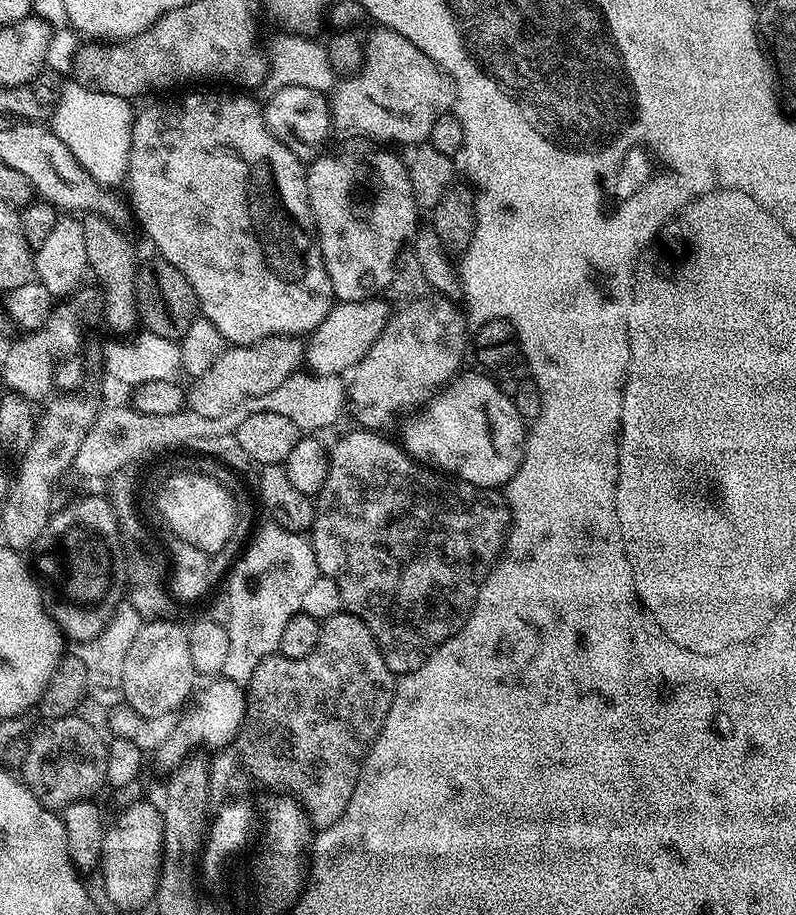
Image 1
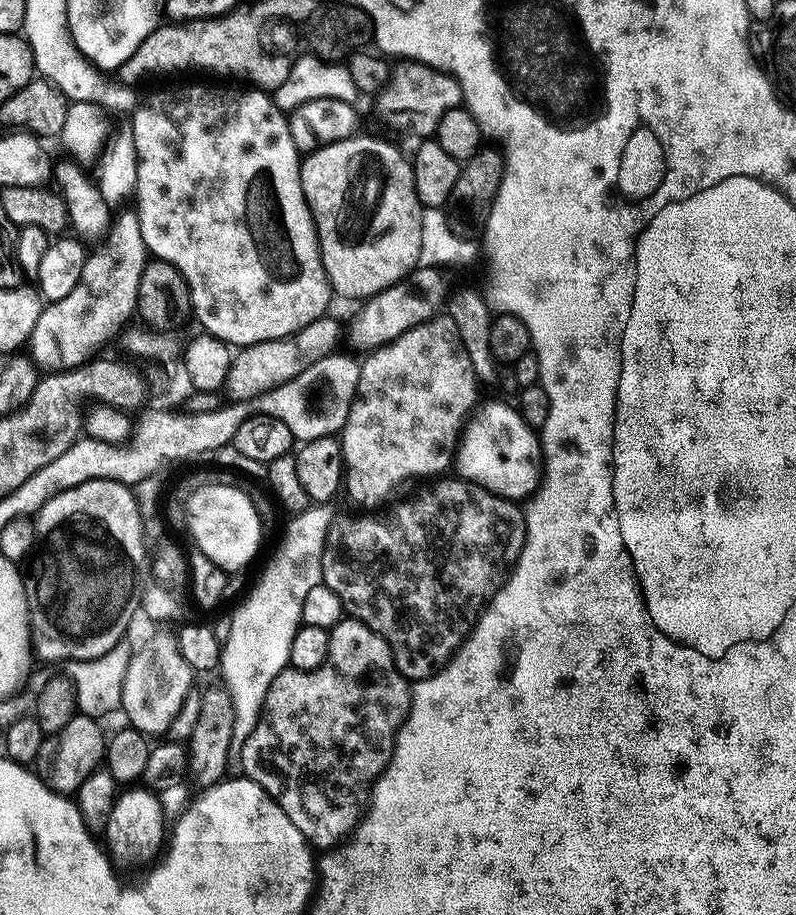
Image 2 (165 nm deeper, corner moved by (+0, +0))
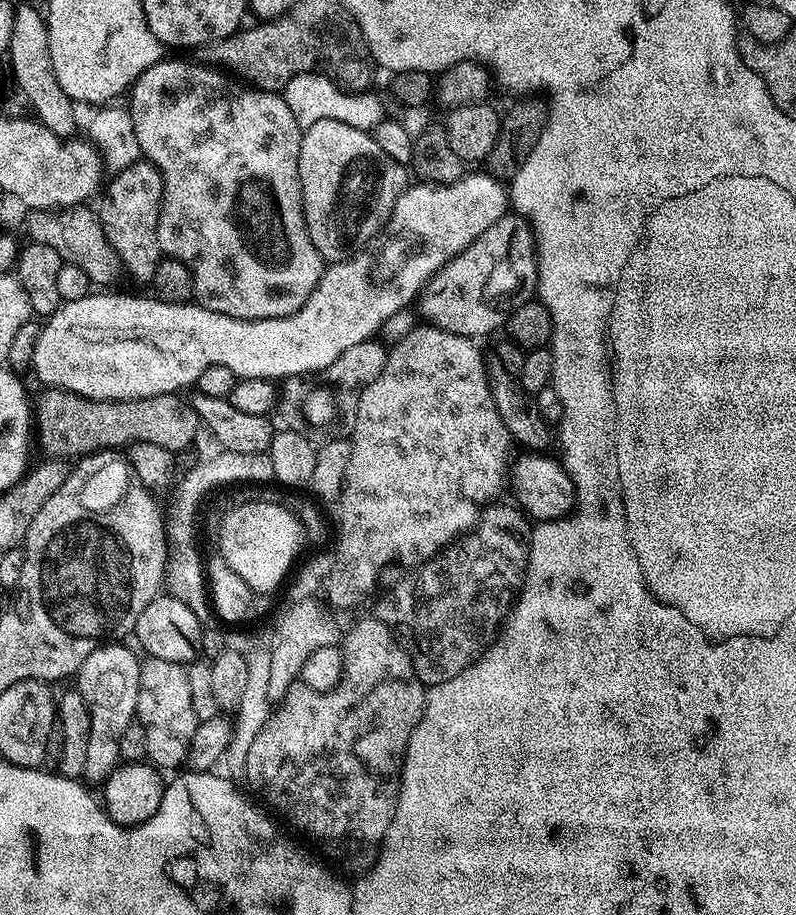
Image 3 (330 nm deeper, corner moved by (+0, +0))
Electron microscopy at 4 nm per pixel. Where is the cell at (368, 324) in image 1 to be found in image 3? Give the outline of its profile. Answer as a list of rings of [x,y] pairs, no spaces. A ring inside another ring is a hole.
[[[505,214],[432,277],[418,297],[419,315],[429,325],[450,334],[469,338],[488,336],[499,328],[501,331],[512,312],[537,295],[538,270],[537,241],[532,225],[524,216]]]

